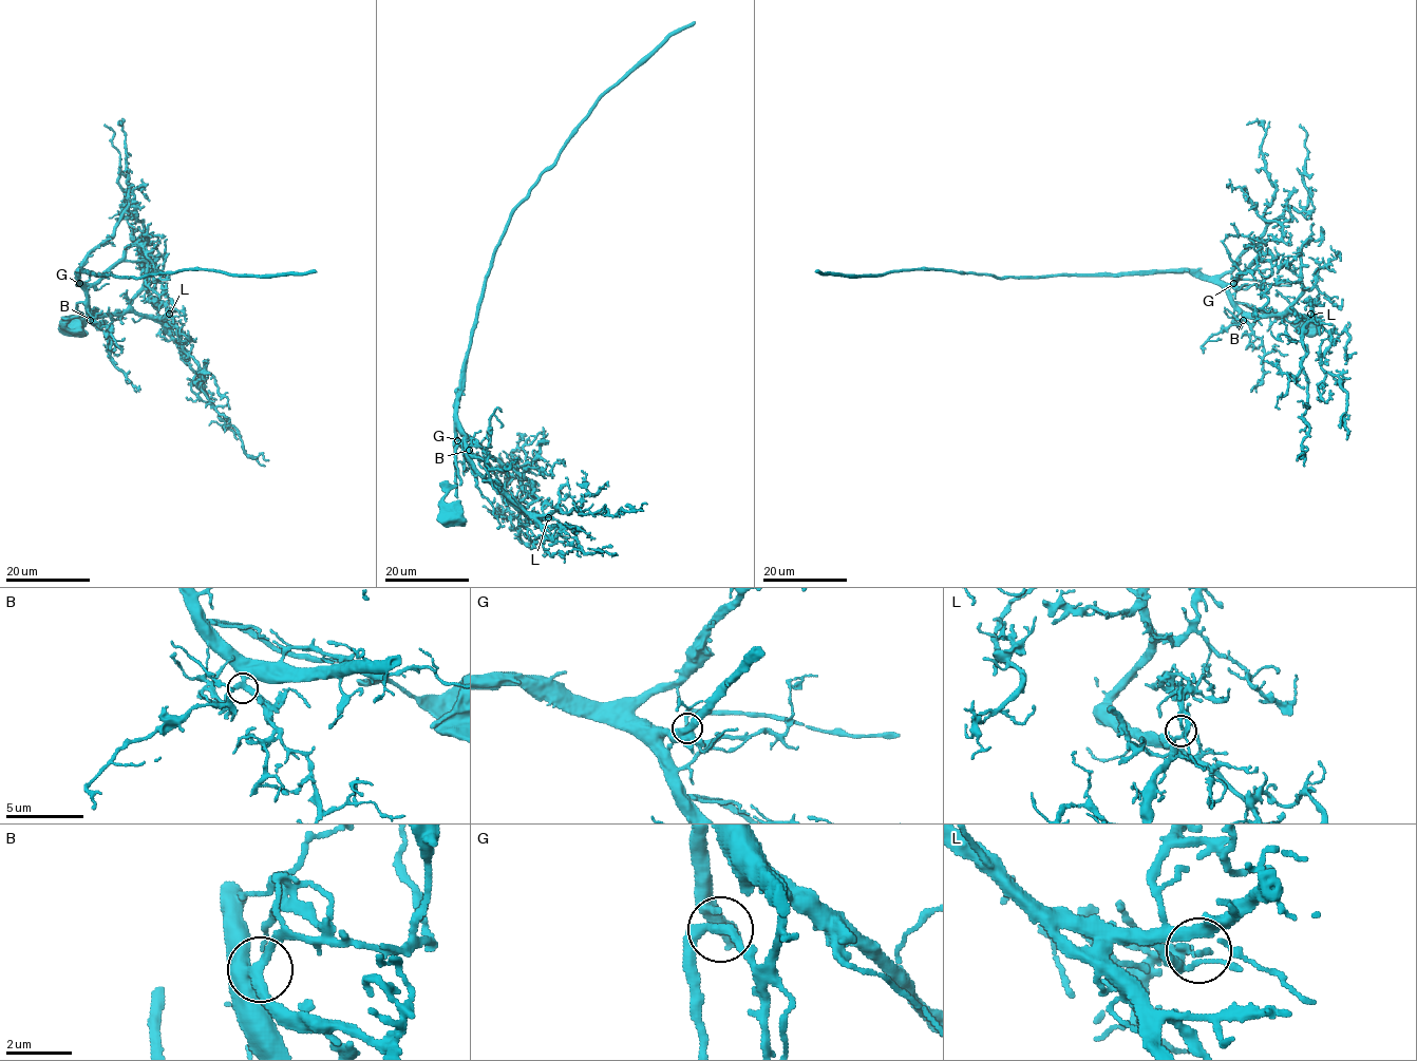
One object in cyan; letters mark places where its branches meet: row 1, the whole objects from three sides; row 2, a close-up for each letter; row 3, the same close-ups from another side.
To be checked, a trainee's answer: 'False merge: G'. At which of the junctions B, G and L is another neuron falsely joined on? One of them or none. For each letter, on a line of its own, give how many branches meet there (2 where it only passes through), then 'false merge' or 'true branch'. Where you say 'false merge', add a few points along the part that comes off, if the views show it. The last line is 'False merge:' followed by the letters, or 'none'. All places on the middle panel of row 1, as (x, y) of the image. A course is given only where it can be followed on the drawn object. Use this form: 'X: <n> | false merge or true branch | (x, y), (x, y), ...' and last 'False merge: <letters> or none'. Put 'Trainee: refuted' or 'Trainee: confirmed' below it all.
B: 3 | true branch
G: 2 | false merge | (458, 440), (455, 442), (457, 497)
L: 1 | true branch
False merge: G
Trainee: confirmed

